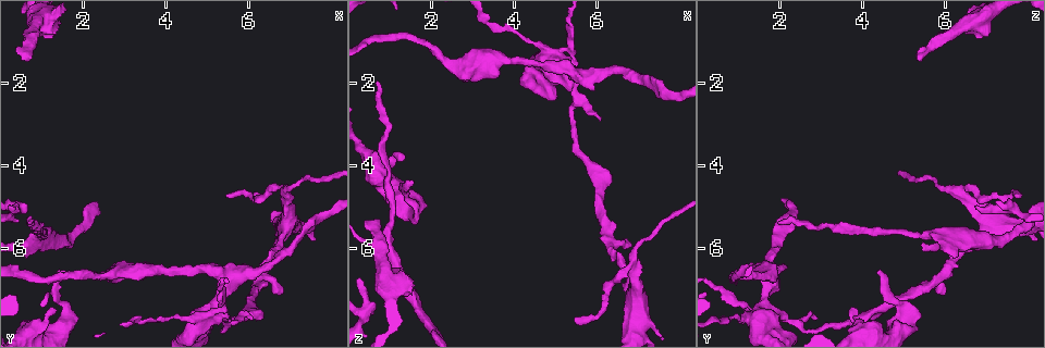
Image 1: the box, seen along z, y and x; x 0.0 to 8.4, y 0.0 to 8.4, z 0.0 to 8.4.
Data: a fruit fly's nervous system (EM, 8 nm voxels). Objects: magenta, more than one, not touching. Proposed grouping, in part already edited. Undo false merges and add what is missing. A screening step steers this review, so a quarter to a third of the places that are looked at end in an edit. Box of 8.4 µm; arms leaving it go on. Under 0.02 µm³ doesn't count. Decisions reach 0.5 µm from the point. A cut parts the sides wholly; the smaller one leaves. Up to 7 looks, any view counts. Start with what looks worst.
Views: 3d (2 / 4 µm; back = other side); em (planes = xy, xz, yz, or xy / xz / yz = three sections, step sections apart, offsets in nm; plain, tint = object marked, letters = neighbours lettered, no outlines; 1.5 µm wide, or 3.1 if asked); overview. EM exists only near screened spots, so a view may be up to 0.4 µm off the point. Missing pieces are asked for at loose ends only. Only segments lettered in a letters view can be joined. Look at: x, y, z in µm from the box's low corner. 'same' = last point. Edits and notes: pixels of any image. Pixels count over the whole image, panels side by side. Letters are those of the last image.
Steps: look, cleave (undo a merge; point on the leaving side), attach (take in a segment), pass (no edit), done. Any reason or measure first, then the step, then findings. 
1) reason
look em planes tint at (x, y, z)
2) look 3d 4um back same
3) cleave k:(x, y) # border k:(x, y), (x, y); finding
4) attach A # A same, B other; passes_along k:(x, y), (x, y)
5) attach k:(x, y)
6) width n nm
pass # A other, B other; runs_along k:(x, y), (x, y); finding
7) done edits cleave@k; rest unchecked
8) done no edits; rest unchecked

end of a long branch
look 3d 2um at (0.65, 5.45, 2.00)

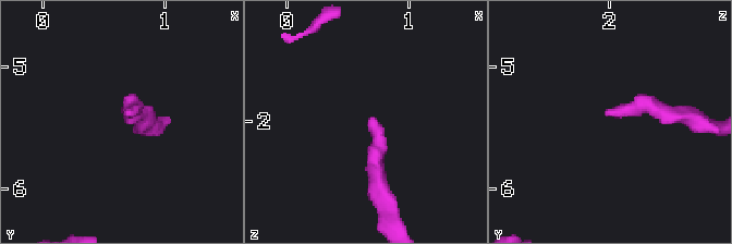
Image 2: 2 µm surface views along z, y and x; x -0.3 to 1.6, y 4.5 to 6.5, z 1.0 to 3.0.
shape alone is not enough
look em planes letters at (0.70, 5.38, 1.98)

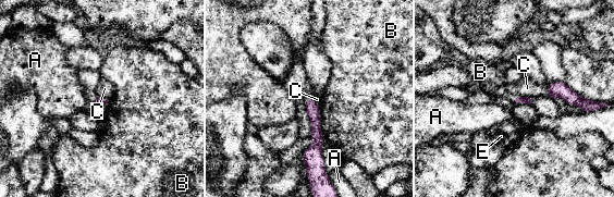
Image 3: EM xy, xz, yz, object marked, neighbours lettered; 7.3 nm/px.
pass # A other, B other, C other, E other; runs_along 3:(309, 100), (316, 119), (315, 167); none of them fits

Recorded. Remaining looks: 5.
thin end
look em yz step 8 tint at (1.55, 6.55, 4.40)

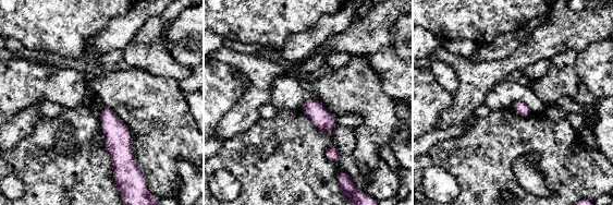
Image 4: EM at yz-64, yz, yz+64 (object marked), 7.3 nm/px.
another direction
look em planes letters same

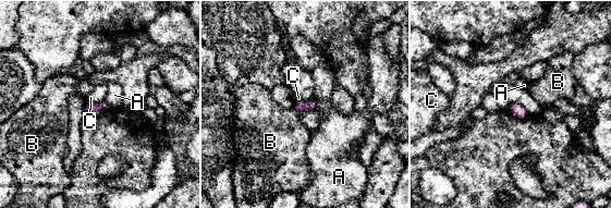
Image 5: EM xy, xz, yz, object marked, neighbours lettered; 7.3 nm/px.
pass # A other, B other, C other; no lettered segment goes on from it

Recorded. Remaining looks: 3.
branch stops here
look em yz step 8 tint at (6.05, 7.65, 2.95)

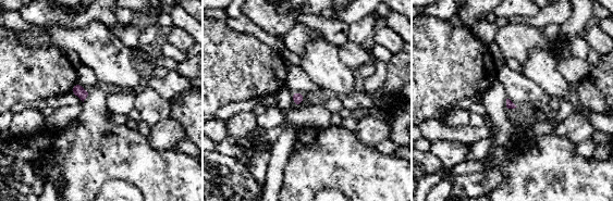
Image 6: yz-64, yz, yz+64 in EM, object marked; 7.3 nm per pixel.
another direction
look em planes letters same

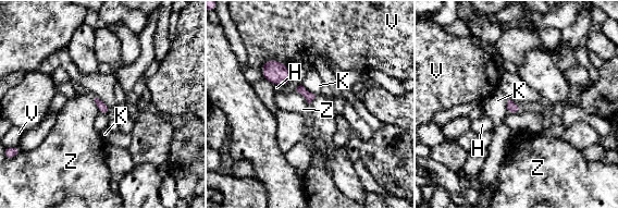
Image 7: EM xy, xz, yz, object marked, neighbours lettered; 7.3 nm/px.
longest_contact V 200 nm
pass # H other, K other, V other, Z other; border 7:(296, 89), (309, 103); none of them fits

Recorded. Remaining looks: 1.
done no edits; rest unchecked

